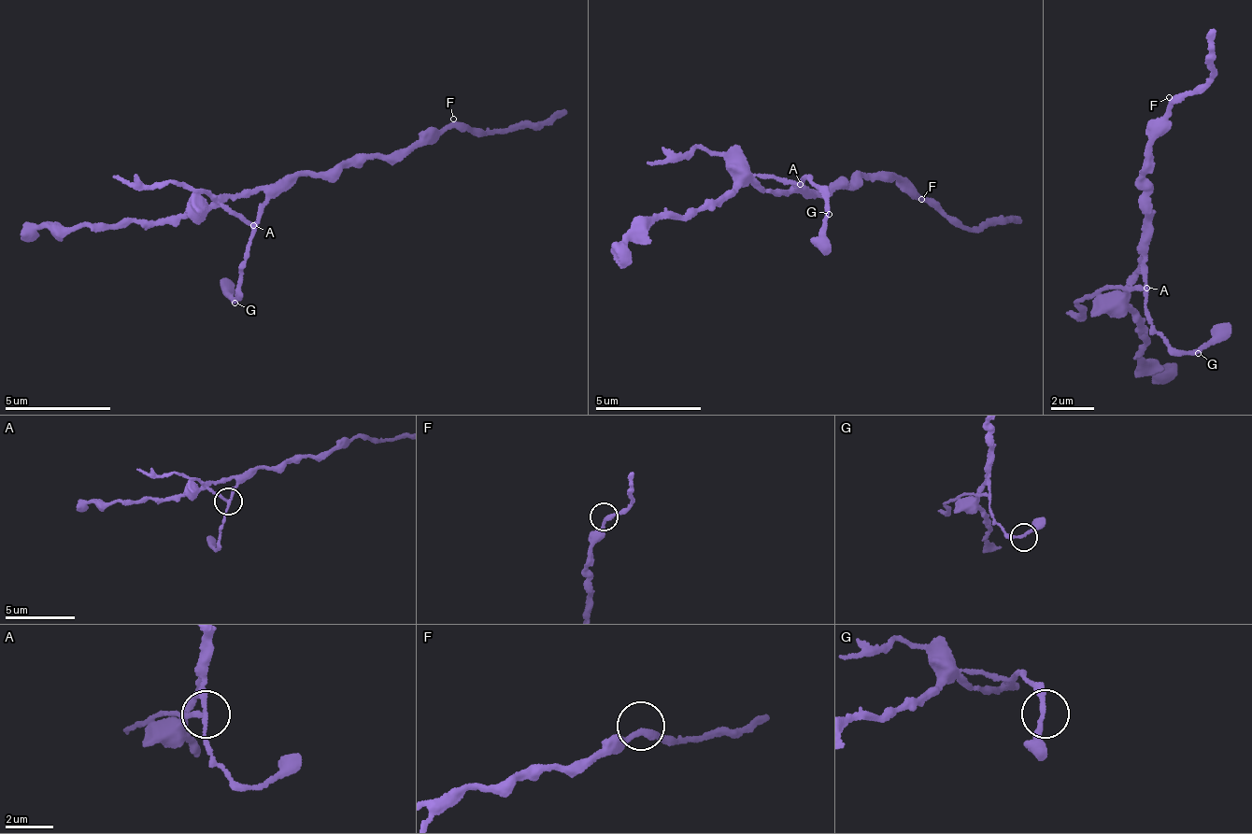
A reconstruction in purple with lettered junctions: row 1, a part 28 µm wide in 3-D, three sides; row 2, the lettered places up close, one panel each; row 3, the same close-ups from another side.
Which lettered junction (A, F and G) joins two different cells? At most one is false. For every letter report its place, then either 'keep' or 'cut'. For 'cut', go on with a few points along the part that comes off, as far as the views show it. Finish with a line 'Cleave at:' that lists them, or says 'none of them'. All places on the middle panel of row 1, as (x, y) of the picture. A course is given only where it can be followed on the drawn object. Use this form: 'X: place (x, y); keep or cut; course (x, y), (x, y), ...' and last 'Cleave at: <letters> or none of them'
A: place (800, 184); cut; course (798, 185), (747, 168), (699, 146), (648, 163)
F: place (921, 199); keep
G: place (829, 214); keep
Cleave at: A

